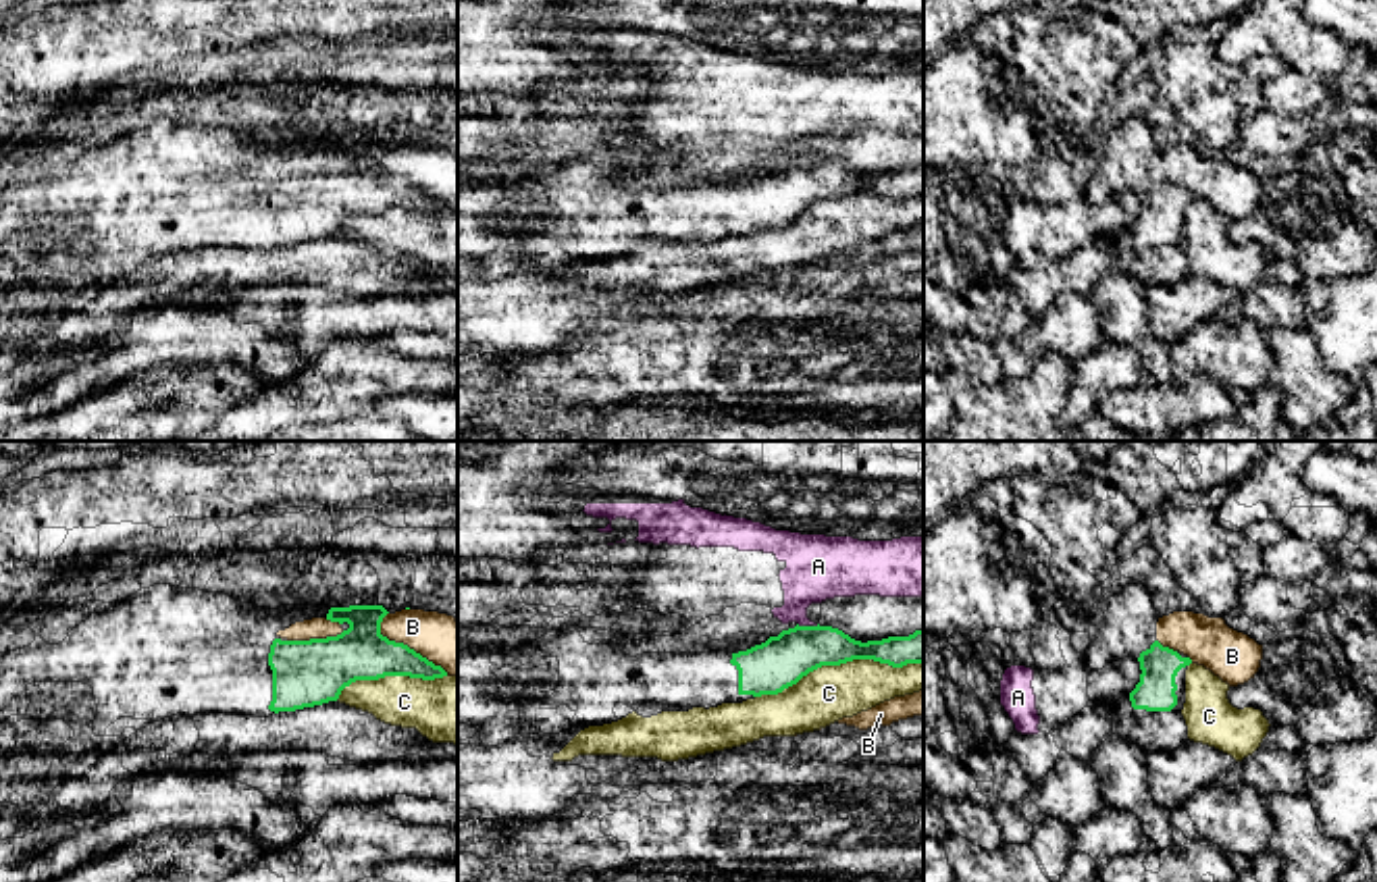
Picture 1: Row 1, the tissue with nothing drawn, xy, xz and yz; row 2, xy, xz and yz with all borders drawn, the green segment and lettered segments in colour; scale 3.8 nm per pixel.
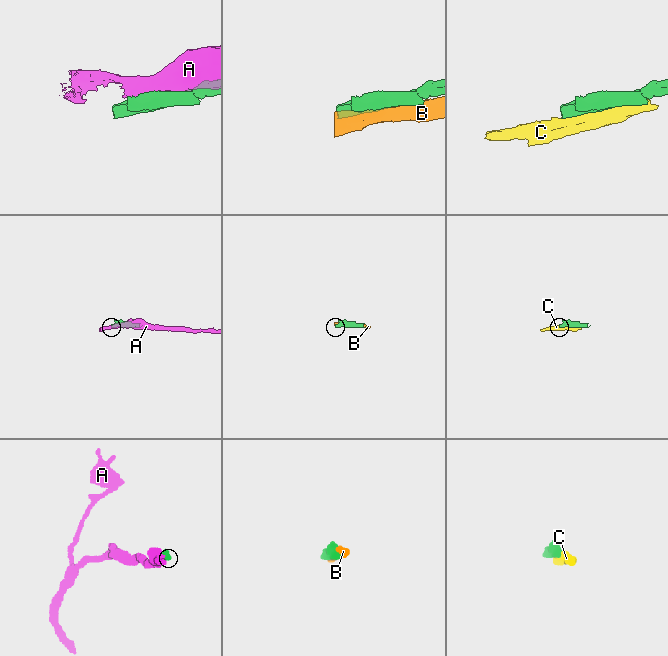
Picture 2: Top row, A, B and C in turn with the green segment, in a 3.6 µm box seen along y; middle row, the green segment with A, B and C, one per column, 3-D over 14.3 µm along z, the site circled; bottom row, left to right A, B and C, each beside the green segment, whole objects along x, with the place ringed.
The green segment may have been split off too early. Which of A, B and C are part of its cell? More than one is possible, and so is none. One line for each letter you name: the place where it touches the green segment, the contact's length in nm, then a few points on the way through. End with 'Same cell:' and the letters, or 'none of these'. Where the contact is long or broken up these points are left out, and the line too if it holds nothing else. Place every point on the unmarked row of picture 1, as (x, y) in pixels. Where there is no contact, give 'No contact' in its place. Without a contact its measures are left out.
Same cell: none of these

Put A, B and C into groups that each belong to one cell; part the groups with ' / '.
A / B / C

